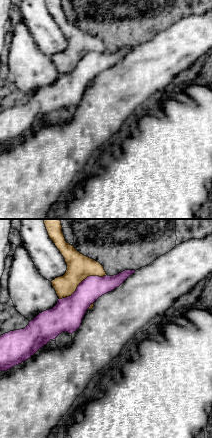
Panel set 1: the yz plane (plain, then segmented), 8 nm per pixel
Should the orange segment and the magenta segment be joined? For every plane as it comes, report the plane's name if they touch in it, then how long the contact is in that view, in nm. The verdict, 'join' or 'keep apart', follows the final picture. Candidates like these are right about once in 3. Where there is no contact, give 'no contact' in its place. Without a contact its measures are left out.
yz | 440 nm

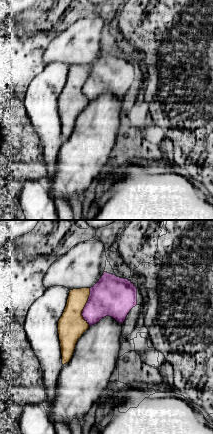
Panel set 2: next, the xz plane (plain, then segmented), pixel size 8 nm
xz | 300 nm

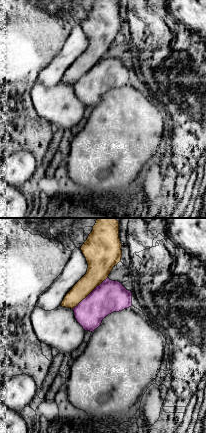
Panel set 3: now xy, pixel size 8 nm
xy | 380 nm

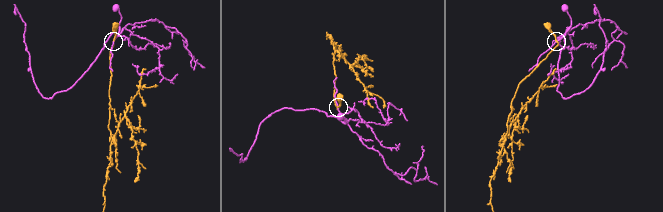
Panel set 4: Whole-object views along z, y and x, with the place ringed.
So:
keep apart

